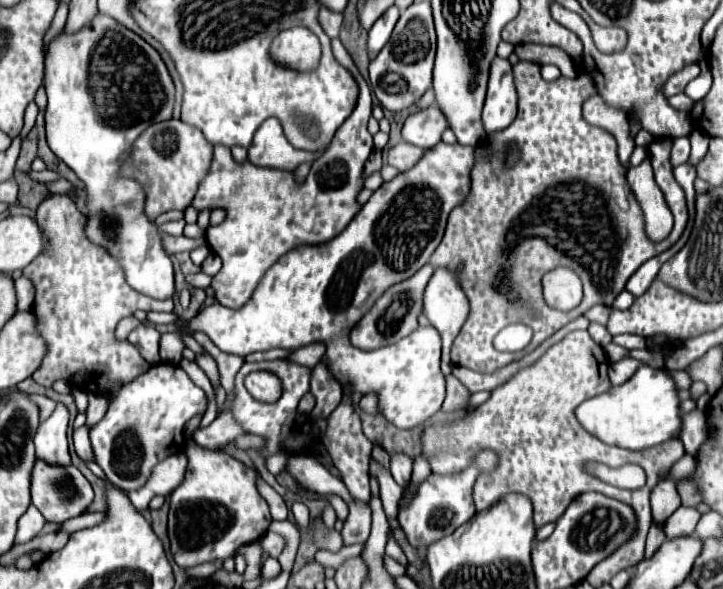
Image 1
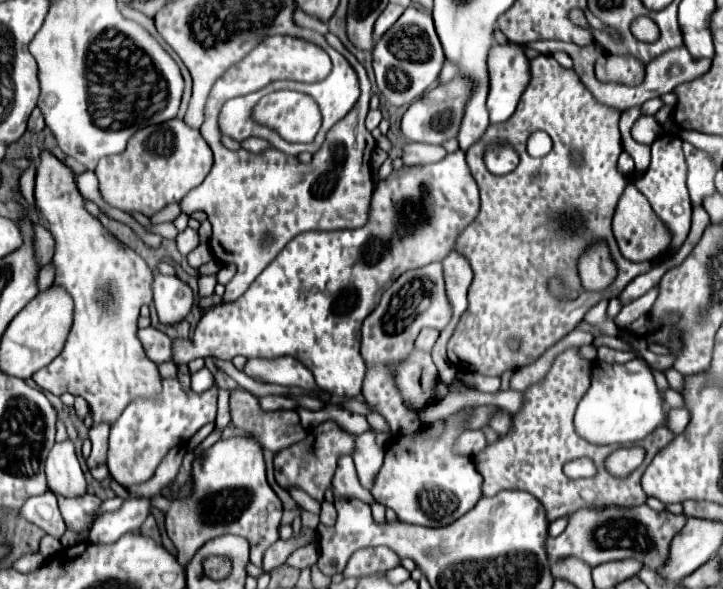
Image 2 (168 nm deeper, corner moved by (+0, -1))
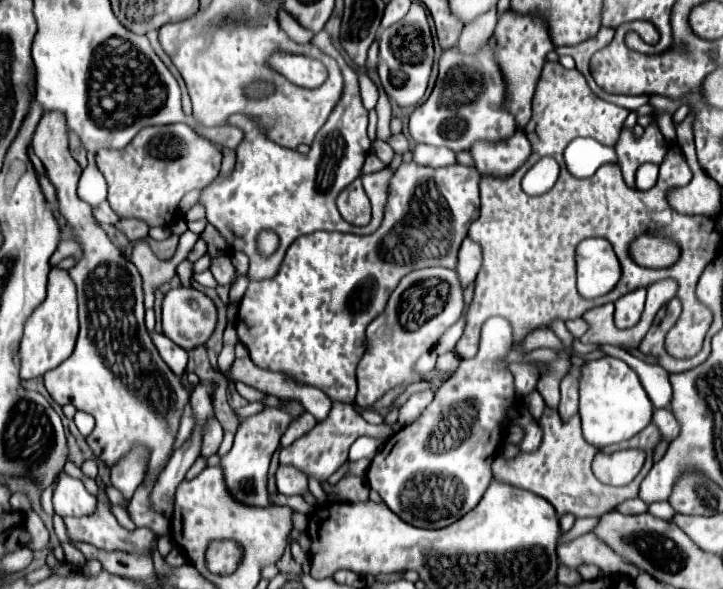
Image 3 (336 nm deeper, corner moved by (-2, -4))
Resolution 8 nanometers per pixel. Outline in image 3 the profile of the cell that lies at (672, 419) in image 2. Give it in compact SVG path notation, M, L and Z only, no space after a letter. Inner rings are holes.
M654 409L652 423L660 429L660 433L662 433L662 437L666 441L674 441L676 435L678 435L678 431L680 431L680 425L678 425L678 421L672 415L670 409Z

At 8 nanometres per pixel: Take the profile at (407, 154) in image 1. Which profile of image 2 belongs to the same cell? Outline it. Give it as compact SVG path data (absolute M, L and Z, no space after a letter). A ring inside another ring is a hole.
M406 144L402 160L406 166L418 166L418 164L432 164L446 156L446 150L442 146L430 146L430 144Z

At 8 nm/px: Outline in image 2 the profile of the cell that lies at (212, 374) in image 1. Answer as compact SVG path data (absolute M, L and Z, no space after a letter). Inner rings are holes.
M218 388L218 418L216 418L216 426L222 430L228 422L230 422L230 414L228 414L228 390Z

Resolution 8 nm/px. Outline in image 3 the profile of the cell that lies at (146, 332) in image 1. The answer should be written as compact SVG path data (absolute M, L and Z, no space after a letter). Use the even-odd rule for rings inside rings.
M154 333L152 339L154 339L154 345L156 345L158 351L160 351L160 357L166 361L166 365L168 365L178 377L182 377L184 371L186 371L188 353L186 353L182 347L178 347L176 343L172 343L166 335Z

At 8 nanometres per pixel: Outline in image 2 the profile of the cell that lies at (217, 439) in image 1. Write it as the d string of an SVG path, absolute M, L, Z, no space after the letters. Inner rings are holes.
M236 388L230 392L230 416L232 416L232 424L236 428L240 428L246 434L250 434L252 438L256 438L264 450L270 450L274 454L300 442L304 436L304 428L300 426L300 418L298 418L296 410L264 412L258 404L258 398L252 396L252 392L242 390L242 388Z

